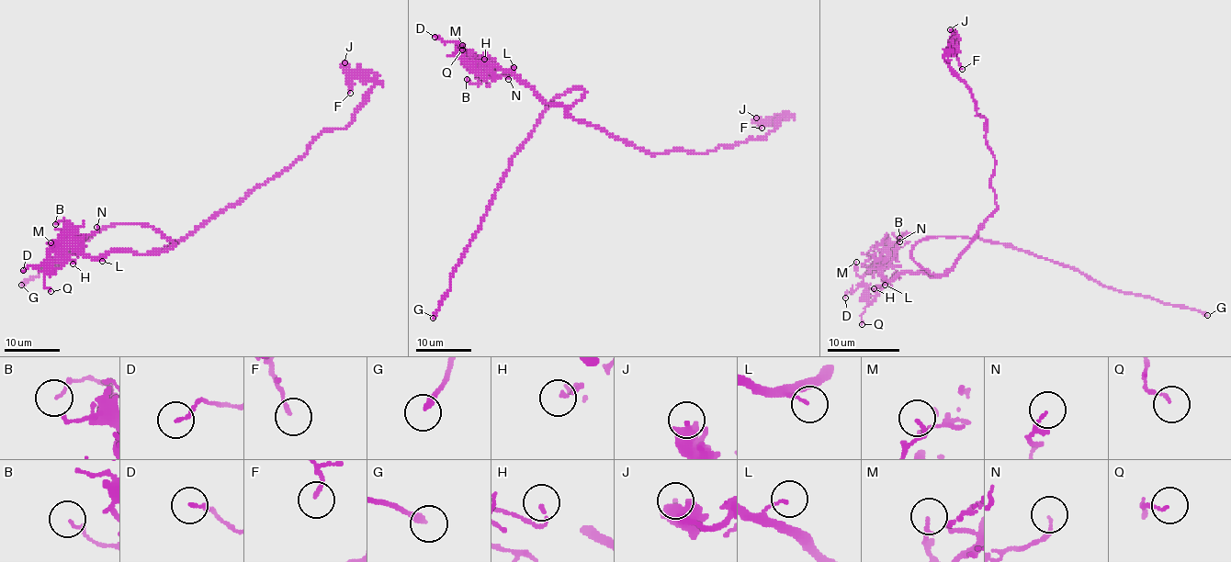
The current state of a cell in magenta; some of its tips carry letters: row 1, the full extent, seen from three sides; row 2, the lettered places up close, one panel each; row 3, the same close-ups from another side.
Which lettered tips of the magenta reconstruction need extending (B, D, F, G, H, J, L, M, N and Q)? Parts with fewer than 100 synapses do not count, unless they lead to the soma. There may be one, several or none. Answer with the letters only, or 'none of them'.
G

